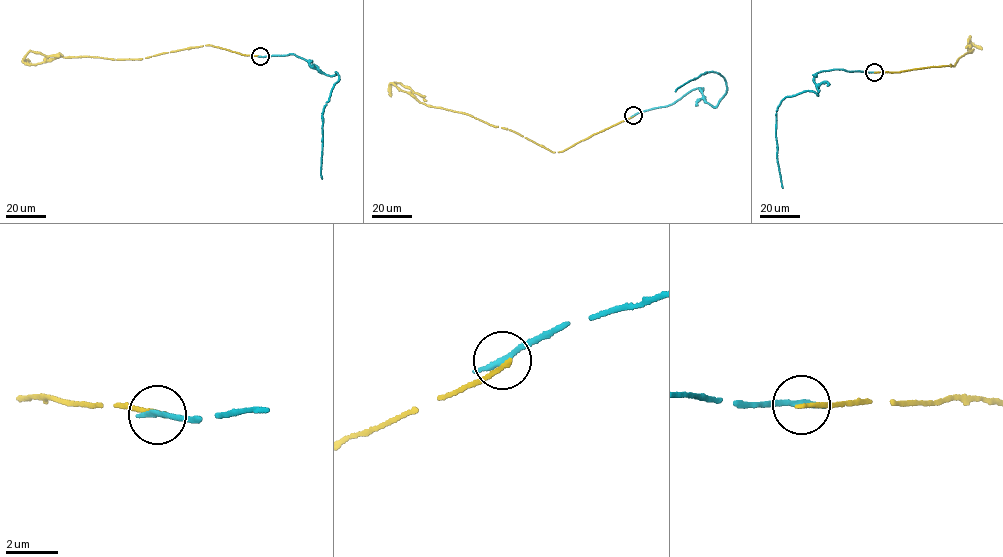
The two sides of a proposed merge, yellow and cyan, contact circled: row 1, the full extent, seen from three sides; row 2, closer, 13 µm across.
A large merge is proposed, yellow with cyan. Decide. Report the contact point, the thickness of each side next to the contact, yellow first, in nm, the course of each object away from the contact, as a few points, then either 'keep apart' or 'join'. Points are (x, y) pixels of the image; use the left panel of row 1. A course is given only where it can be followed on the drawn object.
(260, 56) | 170/240 nm | yellow via (260, 56), (210, 45), (140, 59), (58, 56), (36, 64), (22, 61), (29, 51), (47, 56), (62, 55) | cyan via (259, 56), (292, 54), (323, 74), (337, 74), (339, 79), (322, 115), (322, 178) | keep apart

